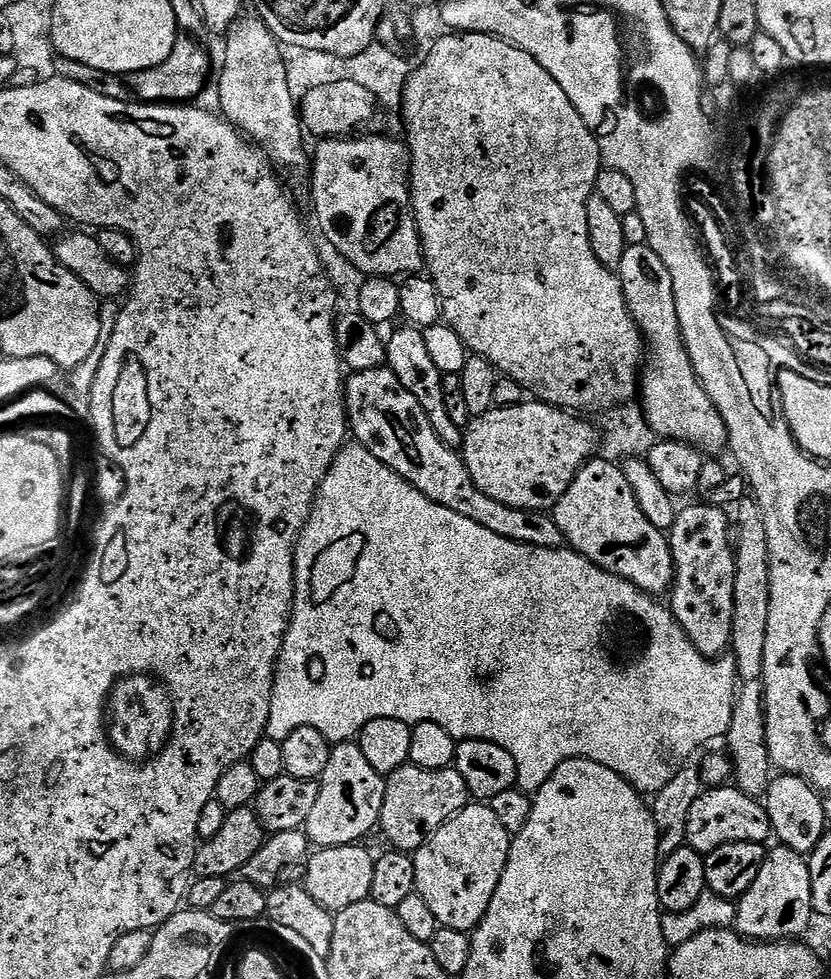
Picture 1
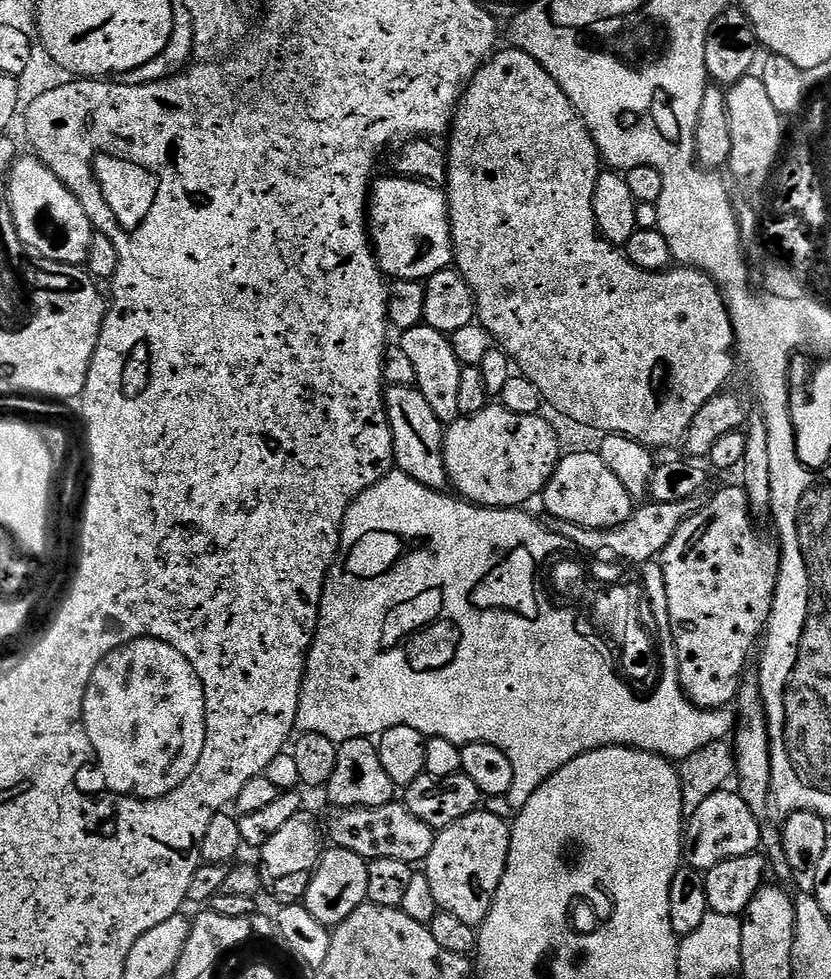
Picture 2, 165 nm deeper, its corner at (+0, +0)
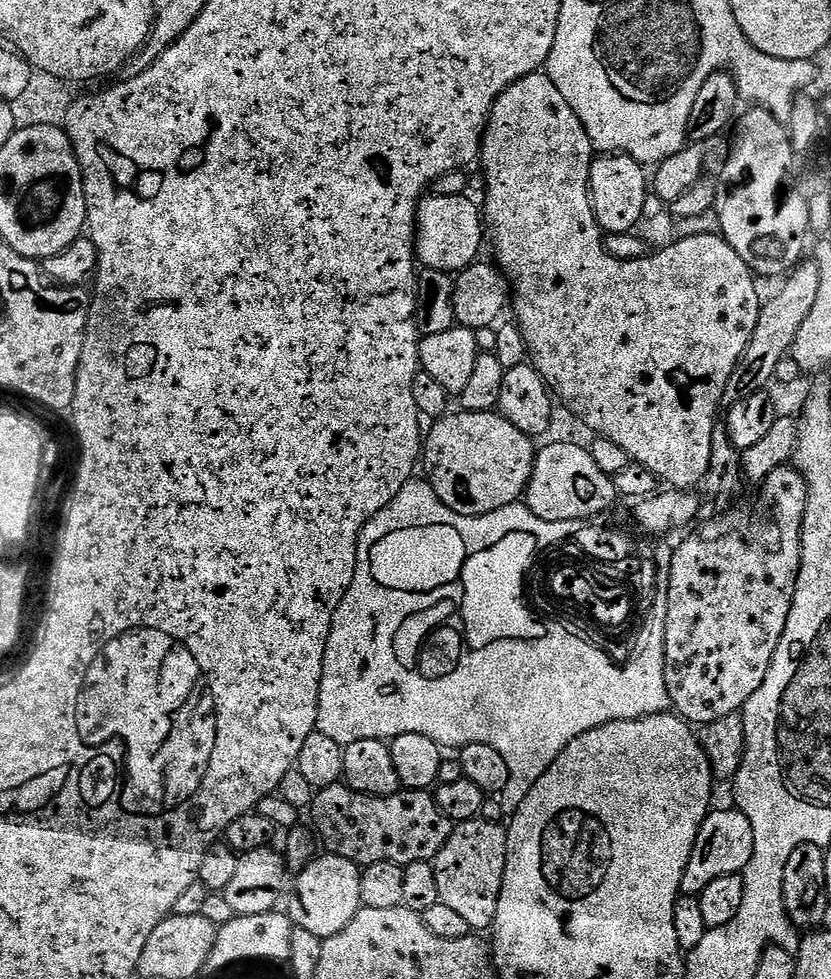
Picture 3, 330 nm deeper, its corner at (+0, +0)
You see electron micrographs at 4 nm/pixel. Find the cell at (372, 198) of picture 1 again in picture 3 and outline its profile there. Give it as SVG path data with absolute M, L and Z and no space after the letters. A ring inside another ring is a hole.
M425 195L416 210L416 259L424 268L438 270L449 274L458 274L464 268L477 263L481 259L480 247L486 244L486 221L479 203L463 196Z

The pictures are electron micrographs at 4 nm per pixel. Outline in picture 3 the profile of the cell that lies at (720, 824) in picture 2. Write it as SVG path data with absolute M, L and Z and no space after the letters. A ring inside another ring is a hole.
M735 806L718 808L709 811L698 830L686 874L682 874L680 890L685 896L699 897L700 892L714 882L714 878L741 875L754 854L754 830L750 830L750 818L746 818L746 814L742 814Z

